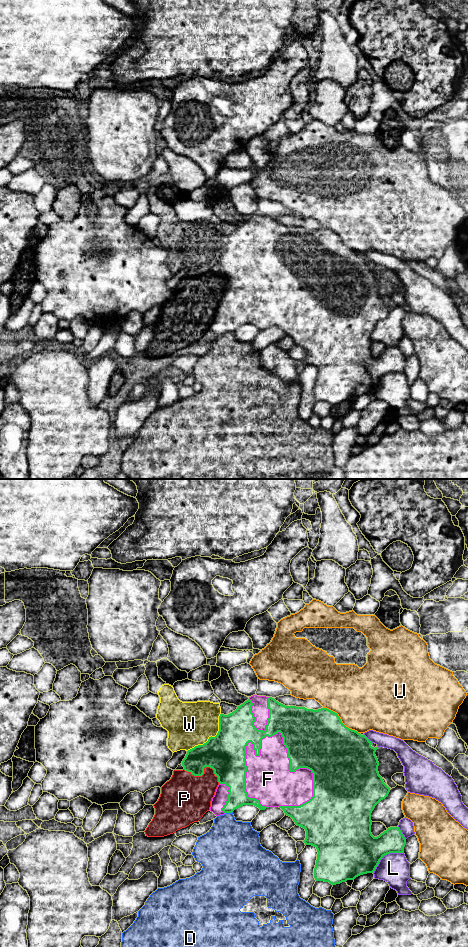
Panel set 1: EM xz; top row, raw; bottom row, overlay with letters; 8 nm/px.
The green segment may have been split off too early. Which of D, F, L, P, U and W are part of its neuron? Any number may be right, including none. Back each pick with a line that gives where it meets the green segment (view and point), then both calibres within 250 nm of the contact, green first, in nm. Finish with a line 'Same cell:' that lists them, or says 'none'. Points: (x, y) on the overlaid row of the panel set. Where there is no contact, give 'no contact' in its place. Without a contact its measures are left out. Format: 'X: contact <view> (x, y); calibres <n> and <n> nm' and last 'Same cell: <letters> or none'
Same cell: none

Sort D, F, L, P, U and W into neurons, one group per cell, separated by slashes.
D / F P / L / U / W

